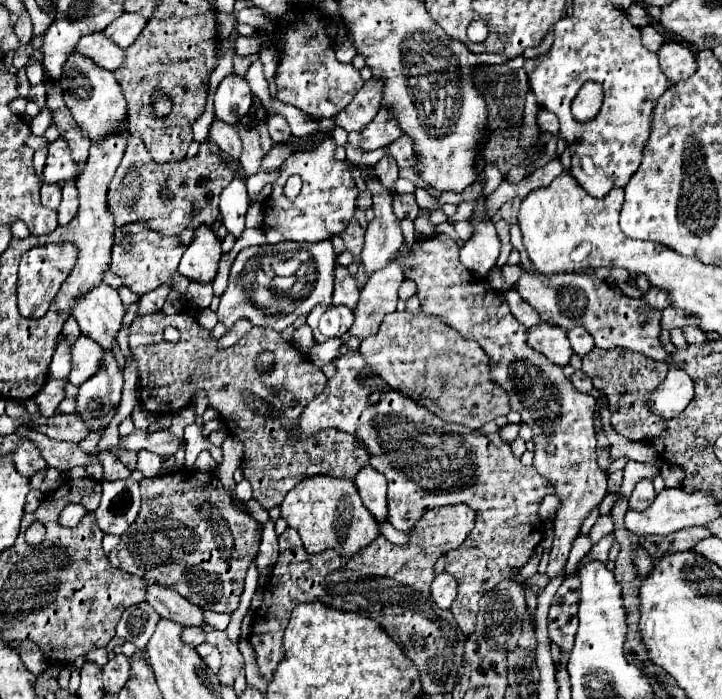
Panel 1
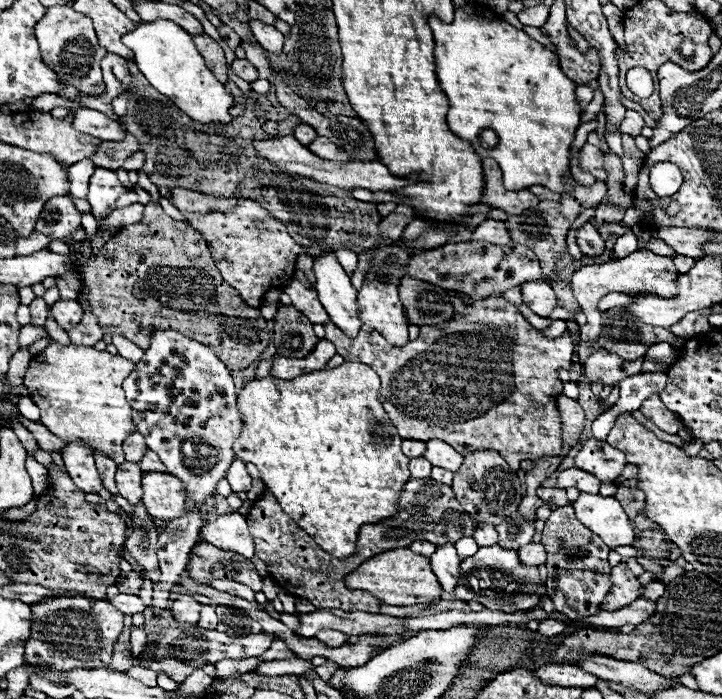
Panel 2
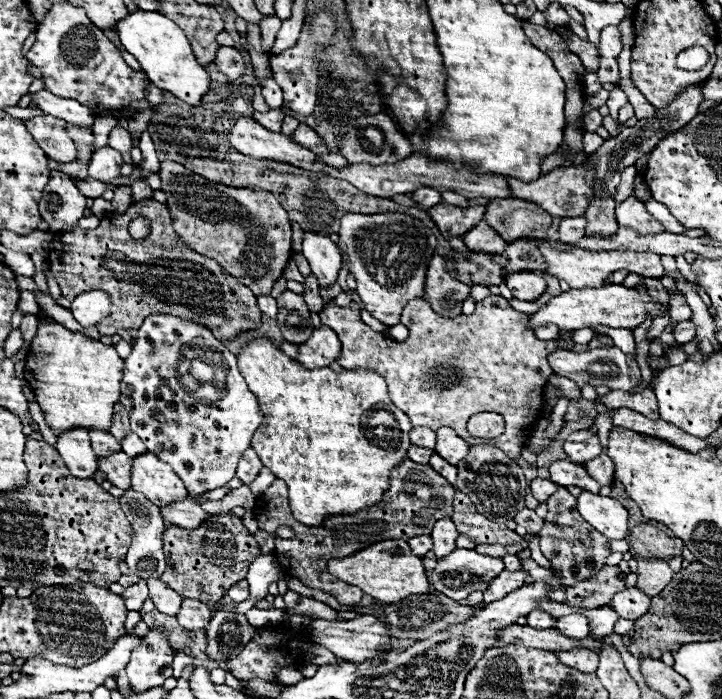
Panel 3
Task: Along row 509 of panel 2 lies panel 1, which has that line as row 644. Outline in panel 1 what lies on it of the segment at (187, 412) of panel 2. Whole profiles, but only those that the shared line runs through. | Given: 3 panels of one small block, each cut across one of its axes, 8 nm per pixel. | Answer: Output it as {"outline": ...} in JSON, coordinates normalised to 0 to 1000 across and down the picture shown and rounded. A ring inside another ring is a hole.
{"outline":[[[263,896],[263,898],[255,898],[252,901],[252,916],[263,924],[274,924],[280,918],[285,918],[285,904],[280,898],[271,898],[271,896]]]}

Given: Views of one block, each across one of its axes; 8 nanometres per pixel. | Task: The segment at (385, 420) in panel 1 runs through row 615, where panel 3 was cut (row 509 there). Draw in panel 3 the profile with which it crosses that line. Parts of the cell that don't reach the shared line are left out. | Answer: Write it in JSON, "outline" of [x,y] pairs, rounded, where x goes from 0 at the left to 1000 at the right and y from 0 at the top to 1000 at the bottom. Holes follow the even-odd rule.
{"outline":[[[632,701],[626,744],[637,764],[648,767],[659,778],[726,778],[729,773],[717,767],[712,758],[701,755],[701,750],[681,747],[659,732],[659,724],[648,718],[648,710]]]}

